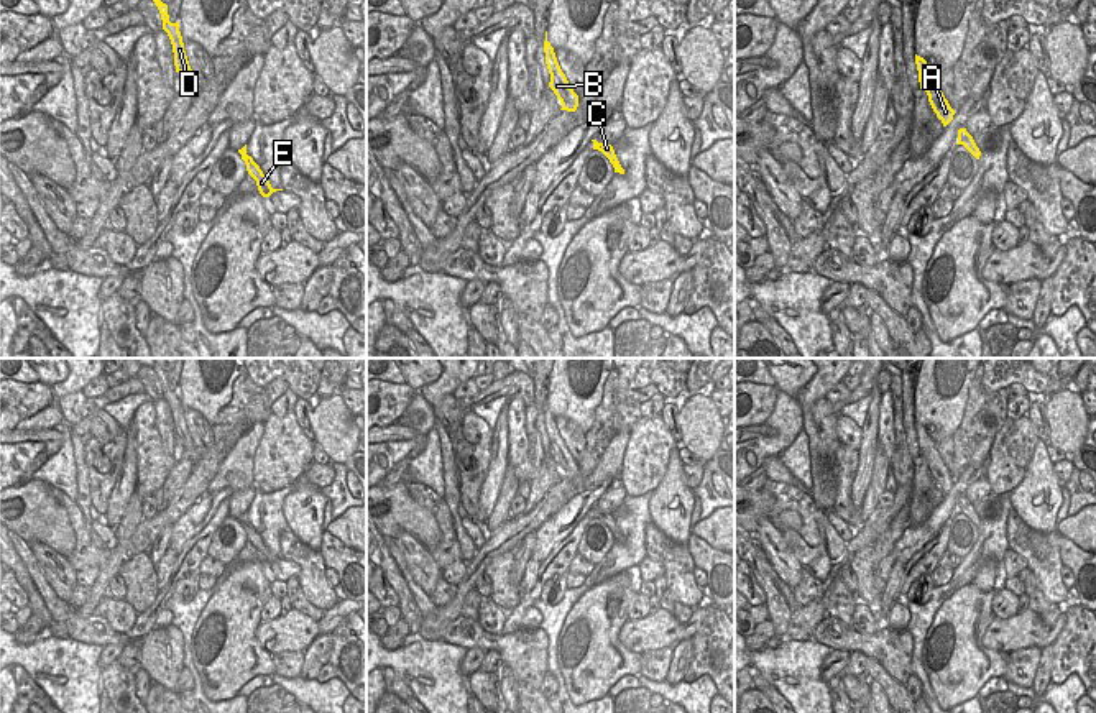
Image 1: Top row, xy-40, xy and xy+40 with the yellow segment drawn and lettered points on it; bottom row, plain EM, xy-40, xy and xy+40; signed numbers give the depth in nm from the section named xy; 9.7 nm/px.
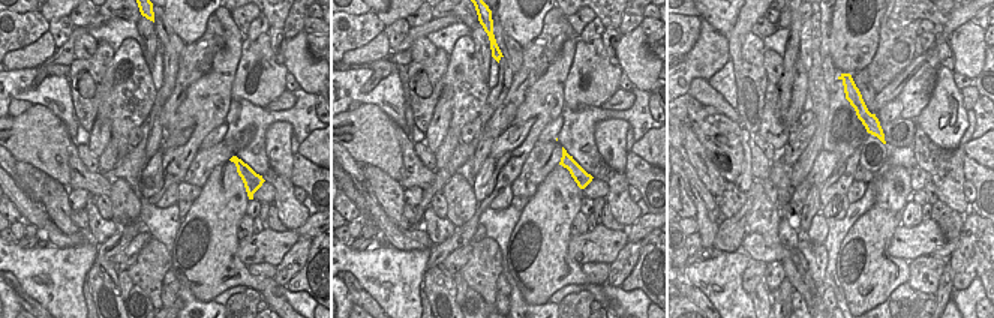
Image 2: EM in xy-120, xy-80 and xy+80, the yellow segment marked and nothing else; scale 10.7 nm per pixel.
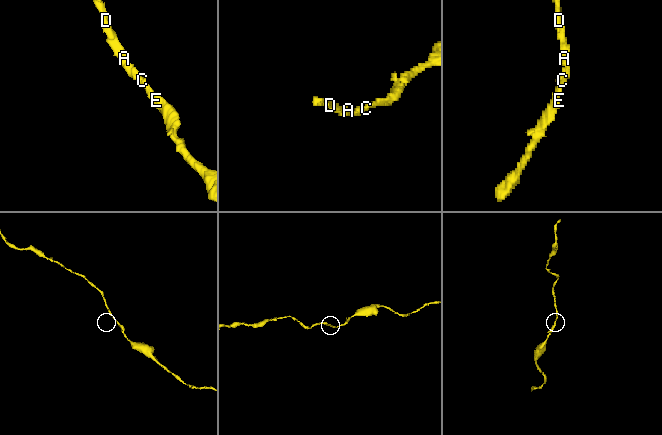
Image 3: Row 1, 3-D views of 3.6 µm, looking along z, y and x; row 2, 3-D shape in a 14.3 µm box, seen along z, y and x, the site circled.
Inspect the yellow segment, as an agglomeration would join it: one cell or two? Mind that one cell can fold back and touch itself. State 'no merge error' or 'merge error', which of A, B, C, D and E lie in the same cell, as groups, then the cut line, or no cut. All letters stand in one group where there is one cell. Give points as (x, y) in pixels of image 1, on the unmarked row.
no merge error; A B C D E; no cut

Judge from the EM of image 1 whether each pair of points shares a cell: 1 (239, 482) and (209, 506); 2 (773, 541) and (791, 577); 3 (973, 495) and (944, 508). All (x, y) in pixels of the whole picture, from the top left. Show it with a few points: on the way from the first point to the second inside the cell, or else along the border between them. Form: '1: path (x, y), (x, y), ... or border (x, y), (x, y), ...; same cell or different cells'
1: border (234, 490), (222, 488), (206, 495); different cells
2: path (774, 549), (787, 569); same cell
3: border (985, 475), (976, 478), (963, 495); different cells

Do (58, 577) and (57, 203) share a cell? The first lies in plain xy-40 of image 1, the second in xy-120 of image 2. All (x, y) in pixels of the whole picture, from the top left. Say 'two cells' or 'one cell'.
one cell

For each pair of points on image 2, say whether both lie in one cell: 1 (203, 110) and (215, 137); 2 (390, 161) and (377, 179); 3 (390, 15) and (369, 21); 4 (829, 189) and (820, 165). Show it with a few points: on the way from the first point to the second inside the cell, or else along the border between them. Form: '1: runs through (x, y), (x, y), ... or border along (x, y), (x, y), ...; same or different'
1: border along (224, 122), (203, 140), (198, 149); different
2: border along (362, 164), (378, 167), (398, 182); different
3: border along (377, 15), (386, 26); different
4: border along (832, 171), (819, 186); different

